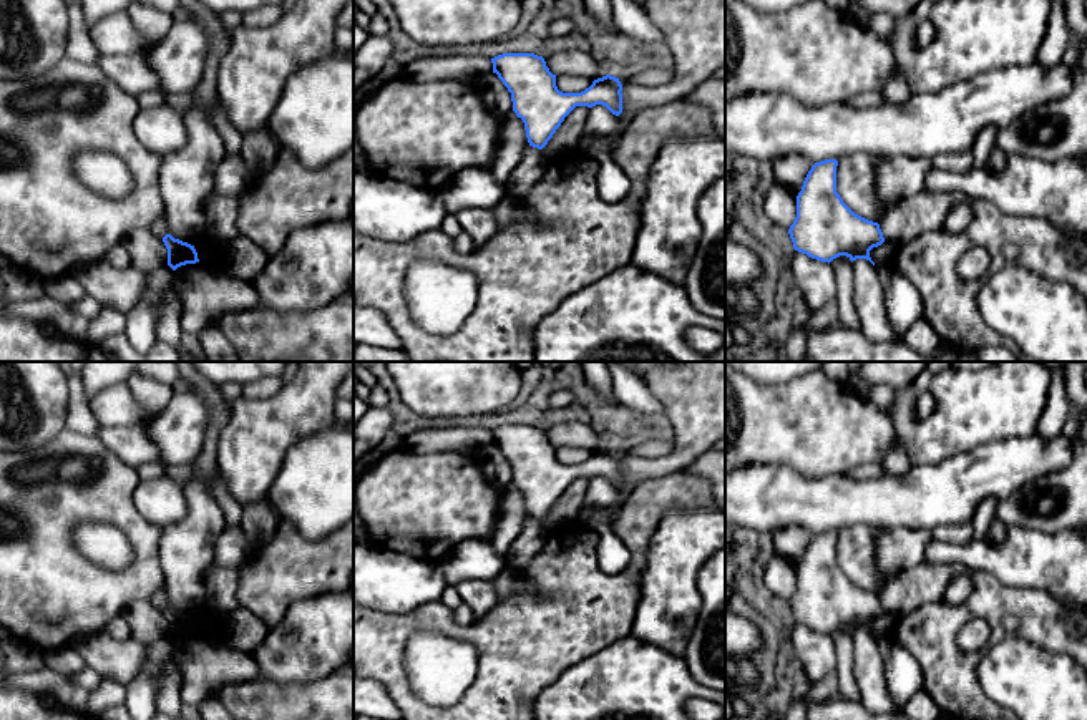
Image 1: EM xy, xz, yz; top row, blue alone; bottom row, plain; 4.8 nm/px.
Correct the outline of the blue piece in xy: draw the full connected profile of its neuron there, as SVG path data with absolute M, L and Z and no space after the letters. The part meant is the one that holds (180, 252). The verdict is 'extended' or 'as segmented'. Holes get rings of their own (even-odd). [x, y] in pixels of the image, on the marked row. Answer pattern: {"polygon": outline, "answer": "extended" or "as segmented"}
{"polygon": "M166 234L163 237L163 242L168 249L168 265L173 270L186 264L199 262L194 246L183 242L179 239L174 239L171 234Z", "answer": "as segmented"}

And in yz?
{"polygon": "M836 159L815 163L808 171L802 191L797 196L797 217L788 229L793 249L821 262L831 262L840 255L846 255L851 262L866 259L873 265L870 251L885 242L878 222L868 221L855 214L836 192Z", "answer": "as segmented"}

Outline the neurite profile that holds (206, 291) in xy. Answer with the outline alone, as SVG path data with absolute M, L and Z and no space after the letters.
M219 262L186 264L174 270L181 300L181 328L201 333L229 310L257 307L259 295L251 282L234 277Z

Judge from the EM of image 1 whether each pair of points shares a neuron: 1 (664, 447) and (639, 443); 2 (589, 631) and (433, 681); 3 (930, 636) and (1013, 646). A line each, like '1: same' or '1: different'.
1: same
2: different
3: different

